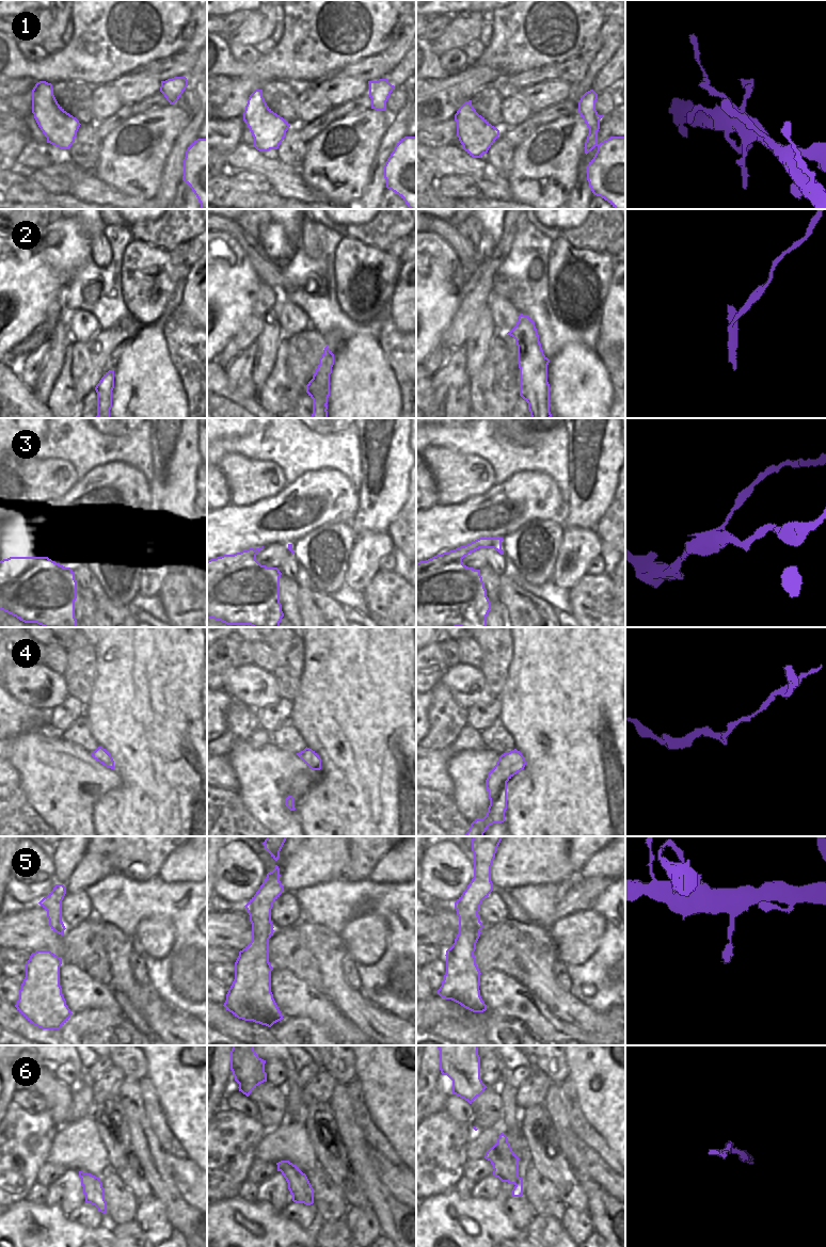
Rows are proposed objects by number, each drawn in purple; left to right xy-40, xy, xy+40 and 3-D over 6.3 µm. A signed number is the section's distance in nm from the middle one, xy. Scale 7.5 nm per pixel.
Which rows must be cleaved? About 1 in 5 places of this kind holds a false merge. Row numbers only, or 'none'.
1, 2, 3

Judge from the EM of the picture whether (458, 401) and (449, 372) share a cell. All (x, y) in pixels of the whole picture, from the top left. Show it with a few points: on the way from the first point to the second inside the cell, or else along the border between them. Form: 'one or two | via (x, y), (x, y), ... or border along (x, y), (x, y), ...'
one | via (451, 394), (451, 380)

